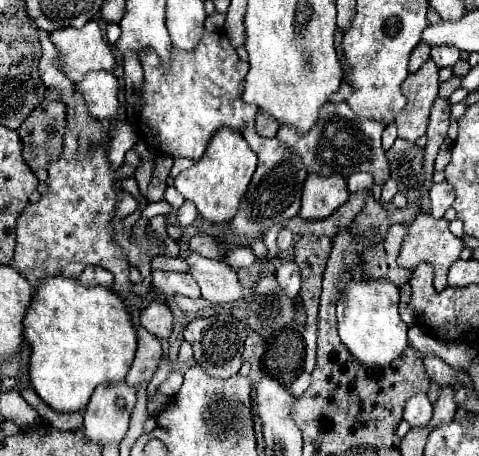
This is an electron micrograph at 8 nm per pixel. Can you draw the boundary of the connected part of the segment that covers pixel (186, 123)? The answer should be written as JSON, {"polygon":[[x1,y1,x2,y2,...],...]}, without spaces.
{"polygon":[[206,32,200,40,200,44,192,52,184,50,172,50,172,64,170,72,164,72,160,68,160,58,154,56,154,52,140,52,140,62,144,68,144,104,140,110,140,132,144,136,154,134,156,146,160,154,170,154,170,156,186,156,192,160,200,160,202,154,206,152,206,146,214,132,222,126,228,126,232,130,244,130,248,124,254,124,256,106,250,106,242,102,242,90,244,90,244,78,248,74,248,62,240,60,232,44,228,42,224,32]]}

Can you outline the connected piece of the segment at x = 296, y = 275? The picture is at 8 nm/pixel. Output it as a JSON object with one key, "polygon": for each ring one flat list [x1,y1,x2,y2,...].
{"polygon":[[294,260,284,262,276,270,276,278,278,278,278,284,284,288,284,292,290,298,296,298,296,294,300,290,300,268,298,268,298,264]]}

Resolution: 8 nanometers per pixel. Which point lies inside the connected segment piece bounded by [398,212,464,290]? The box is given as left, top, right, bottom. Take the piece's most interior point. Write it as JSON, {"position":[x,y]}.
{"position":[429,240]}

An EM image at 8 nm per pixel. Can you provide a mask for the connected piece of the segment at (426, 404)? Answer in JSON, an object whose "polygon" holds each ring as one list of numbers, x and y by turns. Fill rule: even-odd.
{"polygon":[[416,394,408,398,406,408,404,408,404,420,414,428,414,426,426,426,432,418,432,404,426,394]]}

